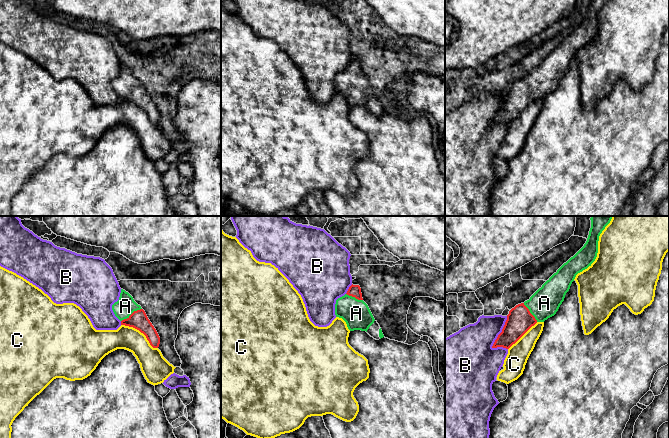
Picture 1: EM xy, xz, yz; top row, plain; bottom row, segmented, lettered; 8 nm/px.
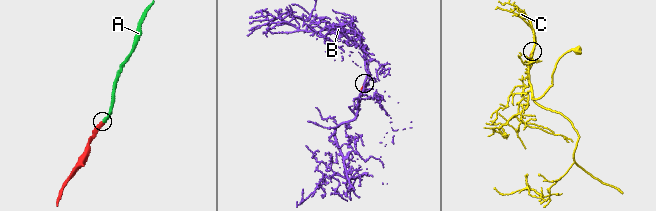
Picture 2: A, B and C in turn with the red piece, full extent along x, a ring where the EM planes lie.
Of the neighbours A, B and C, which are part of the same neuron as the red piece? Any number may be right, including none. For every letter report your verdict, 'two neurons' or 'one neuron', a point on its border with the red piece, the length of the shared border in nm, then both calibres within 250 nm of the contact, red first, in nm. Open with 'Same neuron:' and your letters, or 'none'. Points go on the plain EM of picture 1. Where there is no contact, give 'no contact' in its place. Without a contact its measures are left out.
Same neuron: A
A: one neuron; meets red in xy at (132, 89); contact 200 nm long; 150 nm thick on the red side, 160 nm on the other
B: two neurons; meets red in yz at (501, 108); contact 300 nm long; 200 nm thick on the red side, 300 nm on the other
C: two neurons; meets red in xy at (141, 108); contact 360 nm long; 150 nm thick on the red side, 200 nm on the other

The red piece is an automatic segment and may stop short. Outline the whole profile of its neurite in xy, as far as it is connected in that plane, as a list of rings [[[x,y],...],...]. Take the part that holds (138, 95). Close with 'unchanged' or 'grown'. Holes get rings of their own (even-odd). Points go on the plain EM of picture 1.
[[[121,65],[120,73],[112,81],[115,92],[121,97],[121,101],[133,103],[143,109],[153,124],[158,124],[160,113],[148,95],[145,87],[138,81],[133,73]]] | grown

